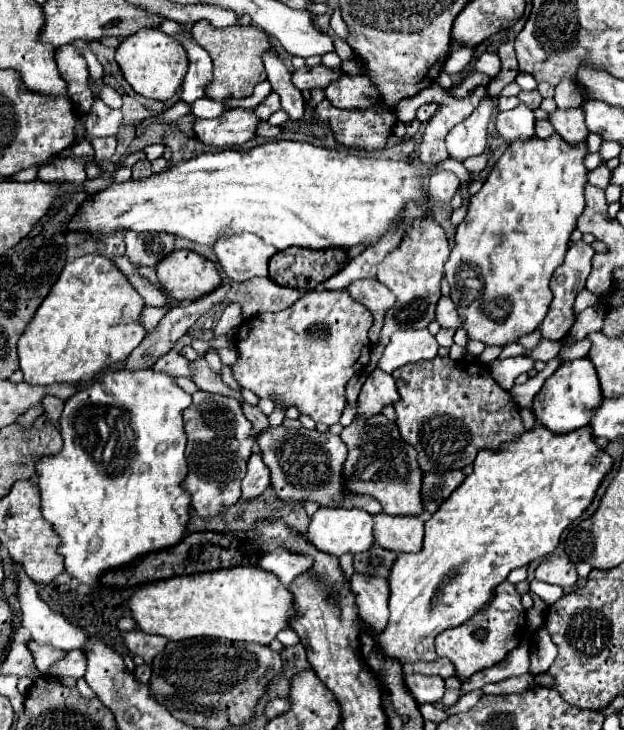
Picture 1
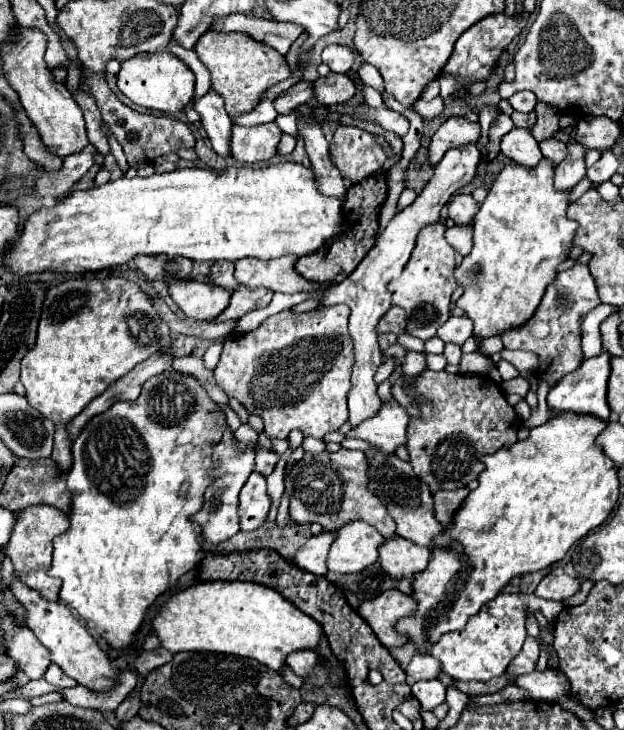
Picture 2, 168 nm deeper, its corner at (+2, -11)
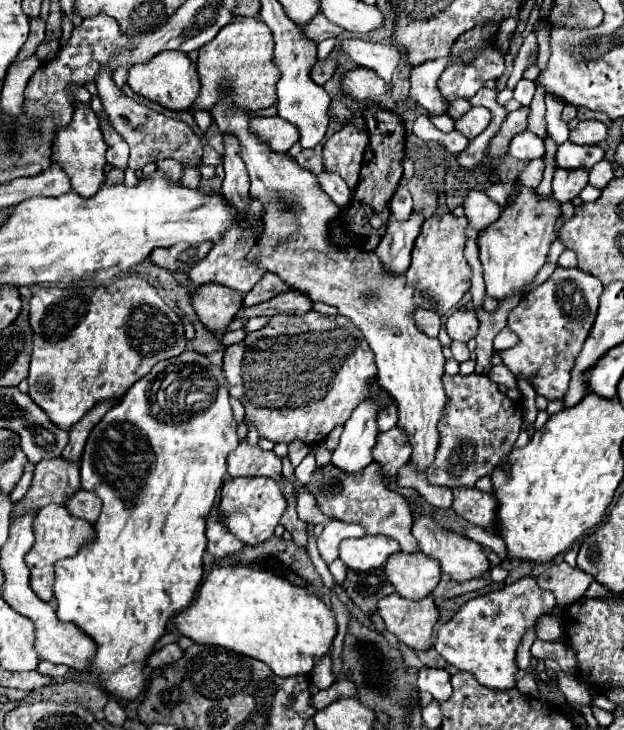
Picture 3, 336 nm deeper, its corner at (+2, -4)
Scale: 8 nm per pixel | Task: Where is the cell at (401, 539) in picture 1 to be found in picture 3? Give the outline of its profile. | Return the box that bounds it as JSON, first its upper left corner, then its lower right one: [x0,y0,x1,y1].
[384,552,442,600]

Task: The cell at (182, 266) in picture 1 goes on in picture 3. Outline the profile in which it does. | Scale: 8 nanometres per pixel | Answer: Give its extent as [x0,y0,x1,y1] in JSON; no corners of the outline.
[192,284,244,334]

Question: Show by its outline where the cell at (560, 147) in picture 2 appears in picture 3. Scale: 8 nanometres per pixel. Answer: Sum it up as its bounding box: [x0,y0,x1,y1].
[558,142,604,170]

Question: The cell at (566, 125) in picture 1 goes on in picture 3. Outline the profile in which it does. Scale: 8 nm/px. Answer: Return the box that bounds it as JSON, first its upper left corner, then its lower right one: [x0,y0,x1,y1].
[552,170,588,204]

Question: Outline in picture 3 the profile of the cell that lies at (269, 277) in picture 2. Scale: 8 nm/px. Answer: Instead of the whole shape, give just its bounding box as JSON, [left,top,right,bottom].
[210,82,448,472]

